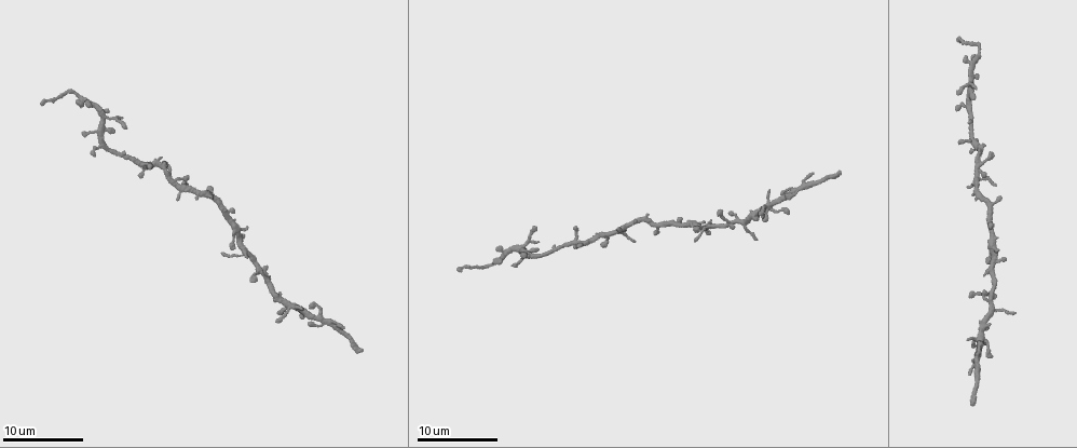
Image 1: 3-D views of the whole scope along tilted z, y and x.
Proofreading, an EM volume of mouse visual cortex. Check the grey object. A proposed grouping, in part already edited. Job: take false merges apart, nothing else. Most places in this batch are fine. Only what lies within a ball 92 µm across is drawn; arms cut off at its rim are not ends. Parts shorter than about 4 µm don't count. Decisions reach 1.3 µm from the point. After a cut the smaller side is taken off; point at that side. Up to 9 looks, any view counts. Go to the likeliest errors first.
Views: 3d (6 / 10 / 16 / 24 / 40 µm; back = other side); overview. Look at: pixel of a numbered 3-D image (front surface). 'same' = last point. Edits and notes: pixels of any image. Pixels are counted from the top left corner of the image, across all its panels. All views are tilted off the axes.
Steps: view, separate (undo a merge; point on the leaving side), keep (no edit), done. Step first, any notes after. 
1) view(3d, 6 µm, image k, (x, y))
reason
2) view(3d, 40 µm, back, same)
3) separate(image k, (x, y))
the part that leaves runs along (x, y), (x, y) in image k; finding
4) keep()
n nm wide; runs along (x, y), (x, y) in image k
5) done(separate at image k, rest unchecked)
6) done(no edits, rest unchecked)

view(3d, 6 µm, image 1, (76, 97))
two arms in line, one across

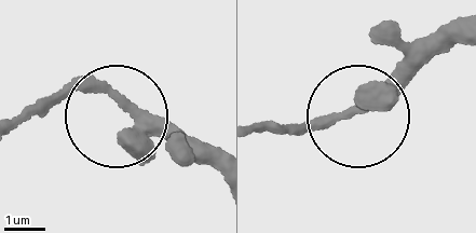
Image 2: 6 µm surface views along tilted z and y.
view(3d, 6 µm, back, image 2, (130, 104))

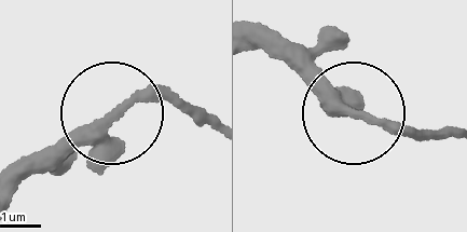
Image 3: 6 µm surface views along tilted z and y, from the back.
keep()
runs along (16, 180), (125, 110), (169, 96), (197, 106) in image 3; one neuron here

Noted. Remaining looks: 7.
view(3d, 10 µm, image 1, (106, 118))
four-way junction

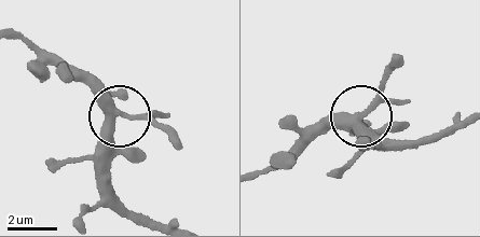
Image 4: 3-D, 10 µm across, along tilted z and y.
keep()
4 arms; all the same neuron

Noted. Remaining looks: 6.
view(3d, 10 µm, image 1, (981, 339))
looks like a crossing

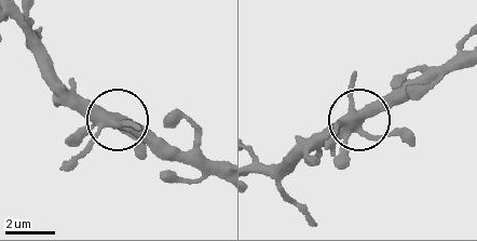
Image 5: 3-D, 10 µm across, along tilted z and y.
view(3d, 6 µm, image 5, (359, 120))

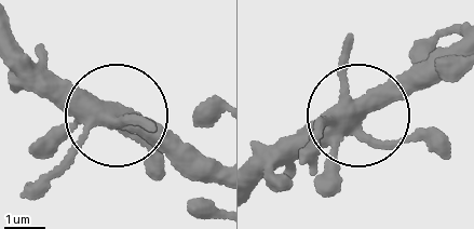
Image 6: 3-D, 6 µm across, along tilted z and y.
keep()
5 arms; runs along (16, 50), (156, 157) in image 6; one neuron here

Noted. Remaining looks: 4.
view(3d, 6 µm, image 1, (730, 222))
four-way junction

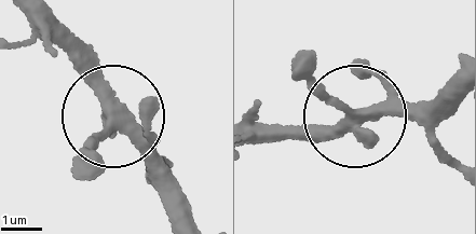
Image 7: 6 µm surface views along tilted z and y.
view(3d, 6 µm, back, image 7, (112, 124))

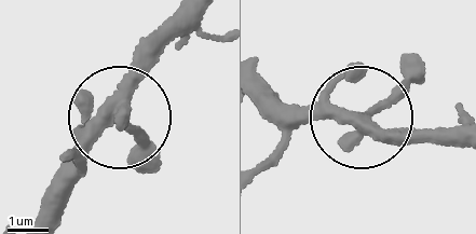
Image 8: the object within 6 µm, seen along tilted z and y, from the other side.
keep()
4 arms; all the same neuron

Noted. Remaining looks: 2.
done(no edits, rest unchecked)

